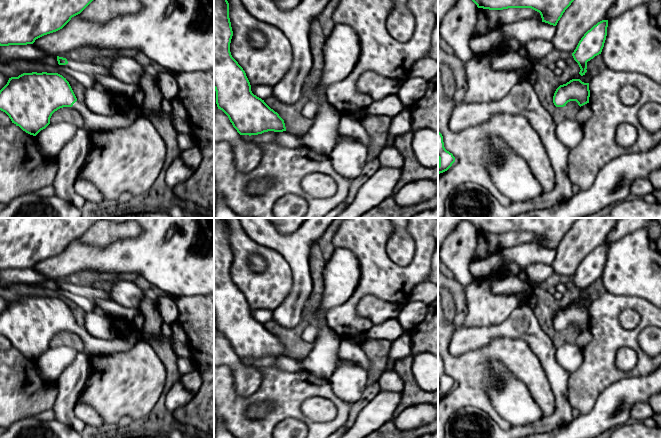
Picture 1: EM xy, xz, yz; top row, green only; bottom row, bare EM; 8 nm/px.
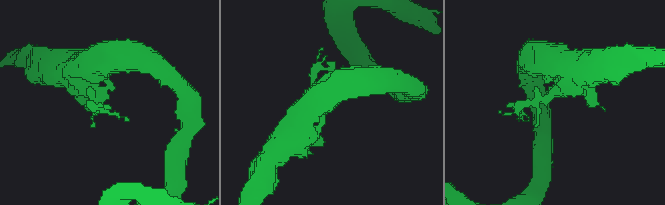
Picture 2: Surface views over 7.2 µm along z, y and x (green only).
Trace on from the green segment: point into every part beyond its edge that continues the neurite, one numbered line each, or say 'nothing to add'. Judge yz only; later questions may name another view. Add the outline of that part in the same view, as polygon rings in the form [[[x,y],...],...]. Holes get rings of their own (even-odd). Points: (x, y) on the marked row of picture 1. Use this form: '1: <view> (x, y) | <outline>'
nothing to add

